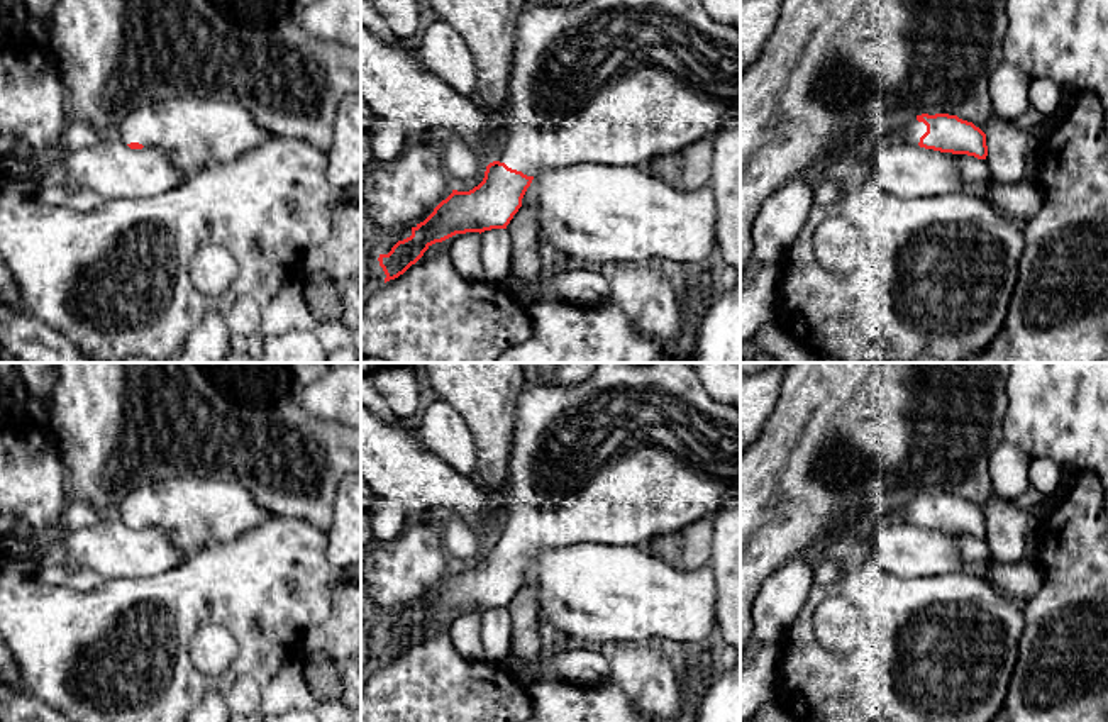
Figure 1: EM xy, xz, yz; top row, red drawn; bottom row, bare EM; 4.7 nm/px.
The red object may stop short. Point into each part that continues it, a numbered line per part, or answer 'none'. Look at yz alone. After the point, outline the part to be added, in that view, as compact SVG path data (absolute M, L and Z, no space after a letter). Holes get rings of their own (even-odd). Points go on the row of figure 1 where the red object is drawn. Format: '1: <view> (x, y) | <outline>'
1: yz (914, 129) | M913 117L895 136L889 136L886 132L886 127L884 125L881 129L878 129L878 131L883 134L883 139L886 139L886 137L898 137L901 141L906 141L906 142L911 142L911 144L918 144L920 142L920 137L927 132L927 125L923 122L918 122L917 117Z

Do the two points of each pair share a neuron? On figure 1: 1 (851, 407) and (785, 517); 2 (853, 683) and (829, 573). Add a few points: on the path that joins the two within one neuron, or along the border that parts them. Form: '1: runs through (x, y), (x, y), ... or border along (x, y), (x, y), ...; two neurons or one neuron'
1: runs through (839, 434), (788, 490); one neuron
2: border along (842, 568), (837, 580), (815, 583); two neurons

